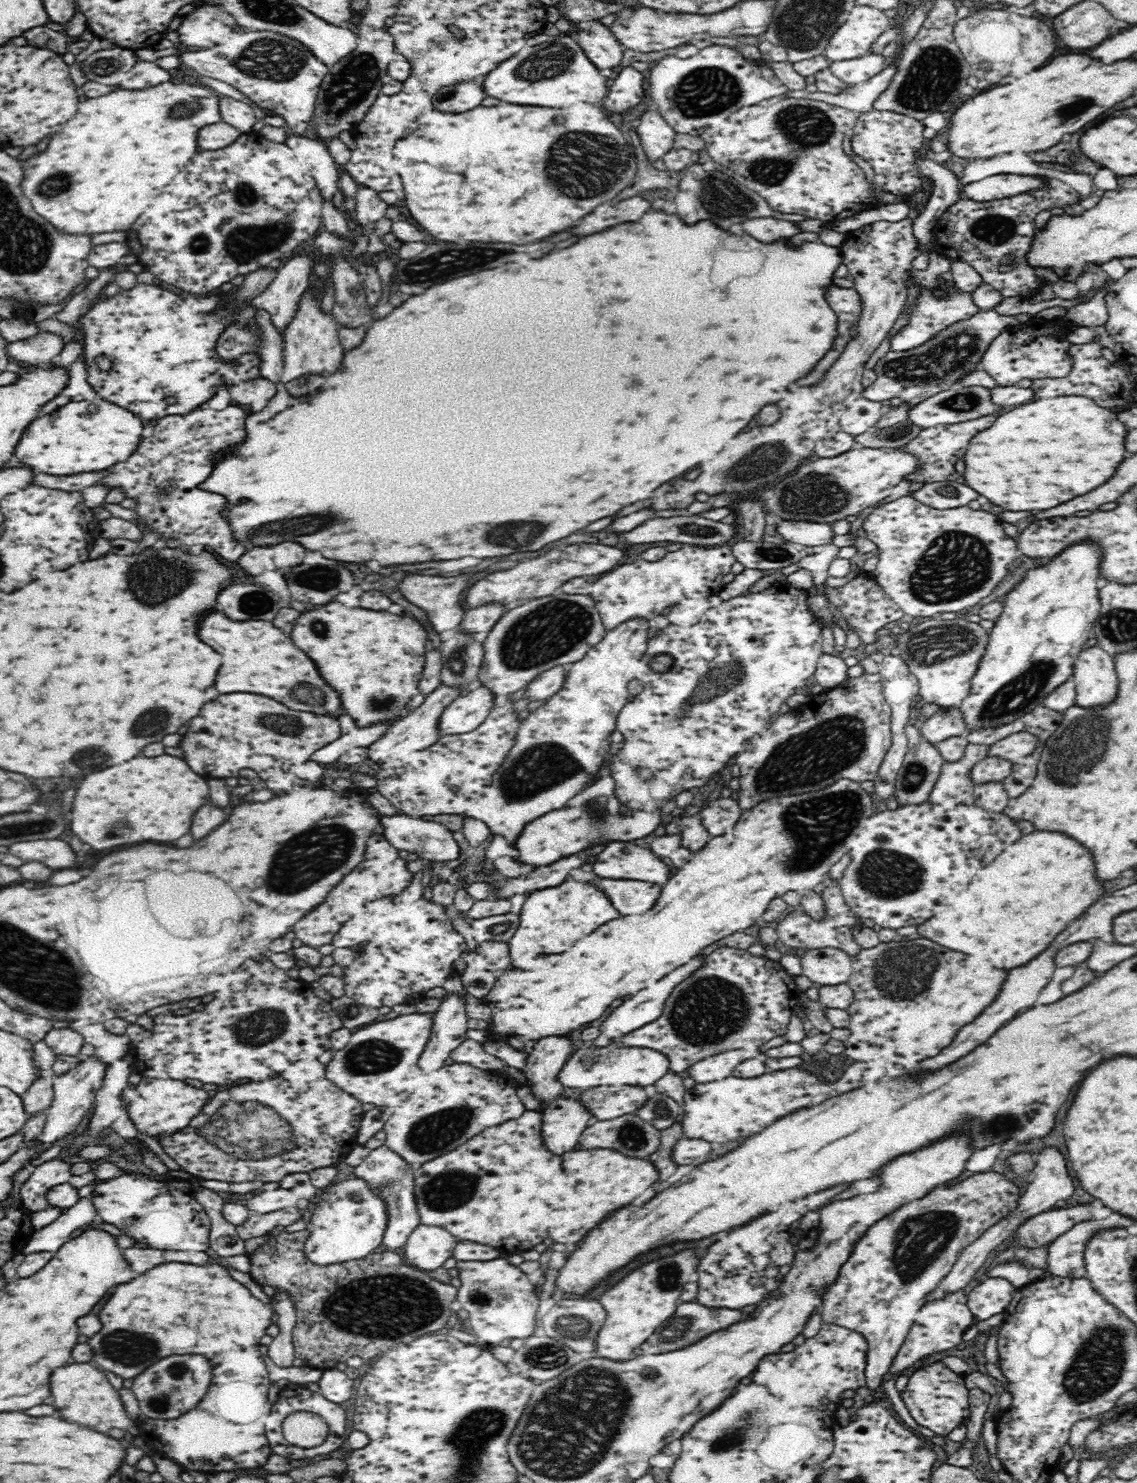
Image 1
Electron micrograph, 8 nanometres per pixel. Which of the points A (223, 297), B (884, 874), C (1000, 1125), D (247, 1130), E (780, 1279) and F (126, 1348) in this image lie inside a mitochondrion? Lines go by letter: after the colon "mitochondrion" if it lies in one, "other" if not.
A: other
B: mitochondrion
C: mitochondrion
D: mitochondrion
E: other
F: mitochondrion

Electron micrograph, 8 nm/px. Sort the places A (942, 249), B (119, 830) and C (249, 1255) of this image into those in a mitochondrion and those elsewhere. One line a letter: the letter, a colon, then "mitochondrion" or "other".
A: other
B: mitochondrion
C: other

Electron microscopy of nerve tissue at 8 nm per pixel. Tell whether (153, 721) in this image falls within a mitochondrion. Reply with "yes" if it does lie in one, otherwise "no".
yes

